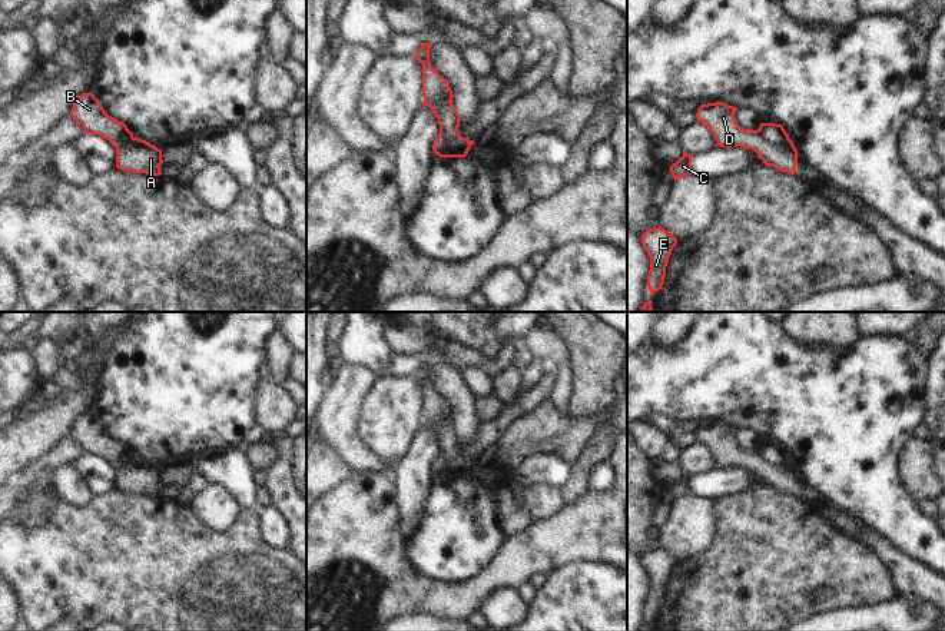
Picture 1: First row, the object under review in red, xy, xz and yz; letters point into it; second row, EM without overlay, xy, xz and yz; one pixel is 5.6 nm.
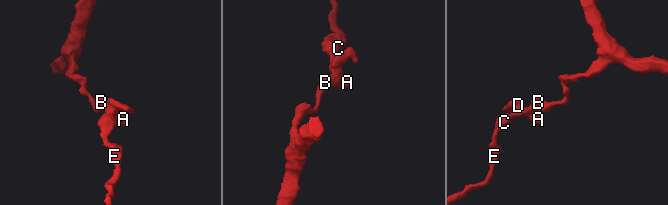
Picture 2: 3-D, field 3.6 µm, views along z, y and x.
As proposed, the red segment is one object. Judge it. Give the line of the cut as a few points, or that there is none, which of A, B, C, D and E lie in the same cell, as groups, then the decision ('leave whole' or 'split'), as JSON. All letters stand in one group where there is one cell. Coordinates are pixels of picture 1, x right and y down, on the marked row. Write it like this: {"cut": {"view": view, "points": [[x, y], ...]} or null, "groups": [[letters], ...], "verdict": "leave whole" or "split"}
{"cut": {"view": "yz", "points": [[758, 129], [771, 142], [781, 143], [788, 139]]}, "groups": [["A", "C", "D", "E"], ["B"]], "verdict": "split"}

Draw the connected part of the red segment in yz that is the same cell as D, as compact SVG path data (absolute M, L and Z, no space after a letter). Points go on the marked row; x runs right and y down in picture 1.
M723 102L702 104L696 119L710 129L720 147L740 146L752 149L766 166L795 175L798 166L798 150L790 139L782 143L770 143L762 137L759 130L745 130L735 119L737 107Z

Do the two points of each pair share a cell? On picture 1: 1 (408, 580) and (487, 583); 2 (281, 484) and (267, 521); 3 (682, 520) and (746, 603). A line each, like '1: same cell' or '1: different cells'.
1: same cell
2: different cells
3: different cells

